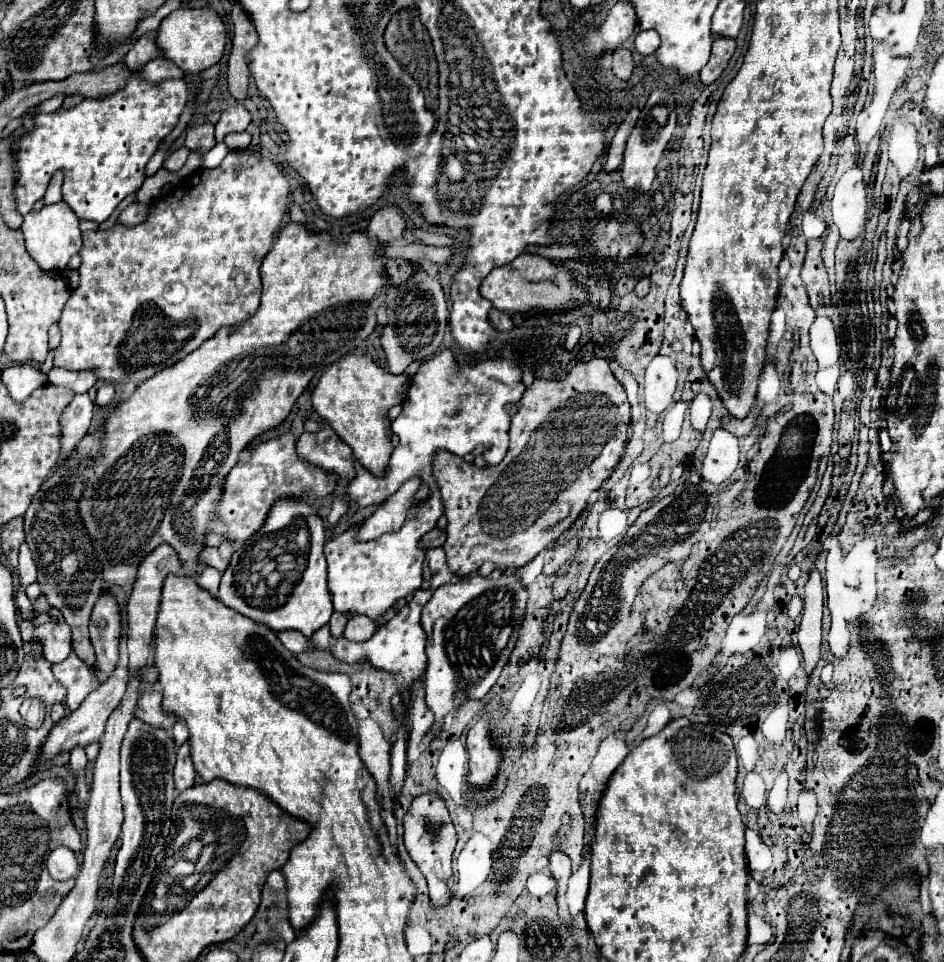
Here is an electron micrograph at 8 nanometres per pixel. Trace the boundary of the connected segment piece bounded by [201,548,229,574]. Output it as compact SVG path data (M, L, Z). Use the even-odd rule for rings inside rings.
M207 548L207 550L203 550L201 556L203 556L203 560L205 560L211 568L215 568L219 574L223 574L223 572L227 570L229 558L223 558L221 552L219 552L217 548Z

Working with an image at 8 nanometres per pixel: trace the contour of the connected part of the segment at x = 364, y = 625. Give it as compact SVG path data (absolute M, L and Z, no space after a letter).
M355 614L355 616L349 618L349 622L347 622L345 630L343 630L343 636L353 640L353 642L365 642L375 634L375 630L377 630L375 620Z

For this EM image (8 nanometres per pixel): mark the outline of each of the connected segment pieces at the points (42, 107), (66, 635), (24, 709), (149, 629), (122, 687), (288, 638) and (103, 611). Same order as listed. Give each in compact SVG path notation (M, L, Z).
M57 94L54 97L50 98L49 100L46 100L45 102L42 102L39 104L38 108L41 113L51 113L58 110L64 99L66 98L66 95L64 94Z
M29 620L21 622L21 636L25 642L39 642L43 646L43 656L51 664L61 662L71 652L71 628L63 620L59 624L48 622L35 626Z
M27 698L21 704L21 716L29 728L39 728L45 720L45 702L41 698Z
M161 544L159 548L155 548L139 566L137 572L137 580L135 586L129 594L127 600L127 650L129 650L129 672L135 674L137 670L147 666L147 658L149 658L149 646L151 646L151 634L153 634L153 626L157 620L157 612L159 612L159 602L161 602L161 590L163 590L163 582L167 574L183 574L181 562L177 558L177 552L169 546L169 544Z
M117 668L115 670L115 674L111 674L97 690L93 690L85 700L83 700L83 704L75 710L75 712L71 712L71 716L67 716L65 720L61 720L59 724L55 724L53 726L53 730L51 730L51 734L49 734L49 738L47 738L47 746L43 748L43 754L41 756L55 756L55 754L59 754L59 752L71 752L71 748L73 746L87 746L89 742L93 742L93 740L99 740L101 736L103 736L103 730L105 730L105 722L107 722L107 718L111 716L111 712L121 704L121 700L123 700L123 696L125 696L125 690L127 690L127 668Z
M283 630L283 632L277 632L279 640L283 642L283 646L293 652L293 654L299 654L303 650L307 650L307 636L303 636L301 632L291 632L291 630Z
M107 592L101 594L101 598L93 608L89 634L97 654L97 668L103 676L109 676L117 668L117 660L119 660L121 616L115 598Z

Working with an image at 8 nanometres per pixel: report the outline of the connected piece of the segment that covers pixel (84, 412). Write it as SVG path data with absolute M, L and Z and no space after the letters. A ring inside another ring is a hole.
M75 394L75 398L71 400L71 404L63 410L63 416L59 420L61 424L61 454L59 454L59 462L67 460L73 450L77 448L79 440L87 434L89 426L91 426L91 418L93 418L93 400L89 398L89 394Z

